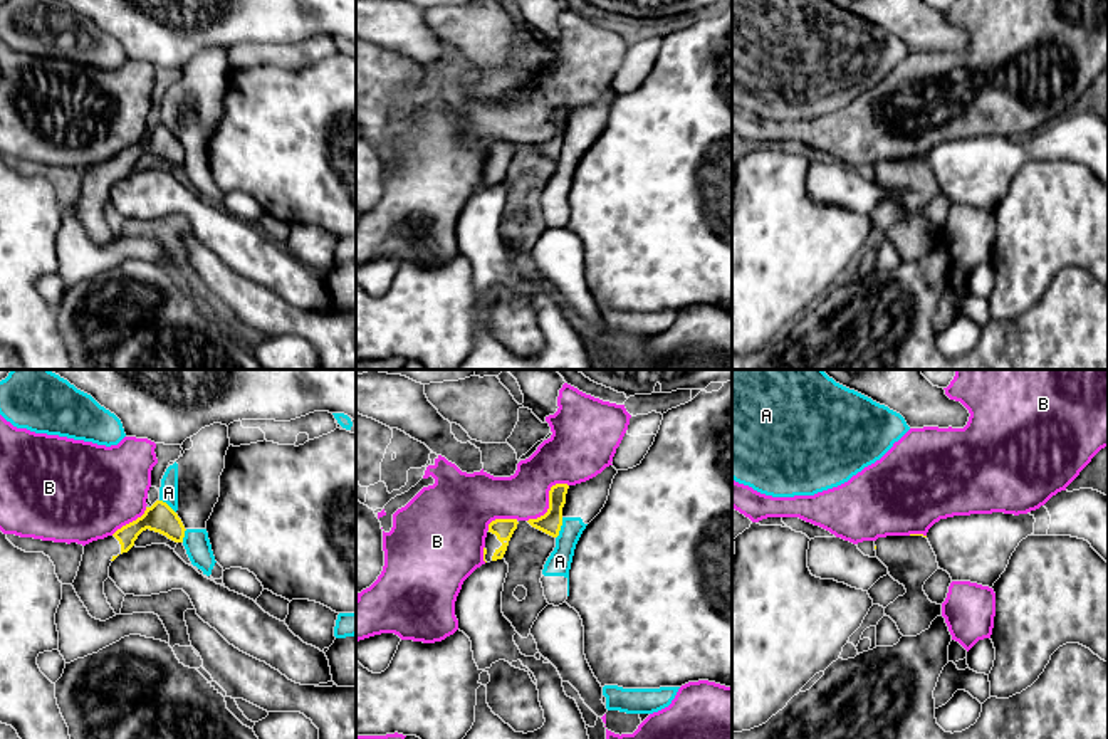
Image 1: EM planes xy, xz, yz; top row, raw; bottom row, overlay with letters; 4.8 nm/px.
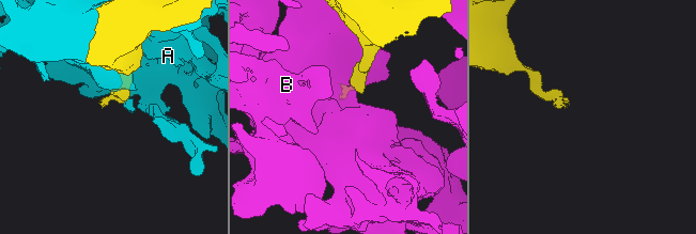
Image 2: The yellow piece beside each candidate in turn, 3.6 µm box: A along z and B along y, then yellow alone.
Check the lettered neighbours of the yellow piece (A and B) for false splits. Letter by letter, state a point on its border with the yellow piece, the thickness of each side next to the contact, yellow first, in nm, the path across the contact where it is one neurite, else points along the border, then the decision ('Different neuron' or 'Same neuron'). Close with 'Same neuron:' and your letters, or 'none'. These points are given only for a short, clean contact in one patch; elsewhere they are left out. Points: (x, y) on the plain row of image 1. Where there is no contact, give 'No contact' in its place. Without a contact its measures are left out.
A: Touches yellow at xz (559, 151). Thickness 100 nm (yellow) against 110 nm. Different neuron
B: Touches yellow at xz (549, 125). Thickness 100 nm (yellow) against 280 nm. Different neuron
Same neuron: none

